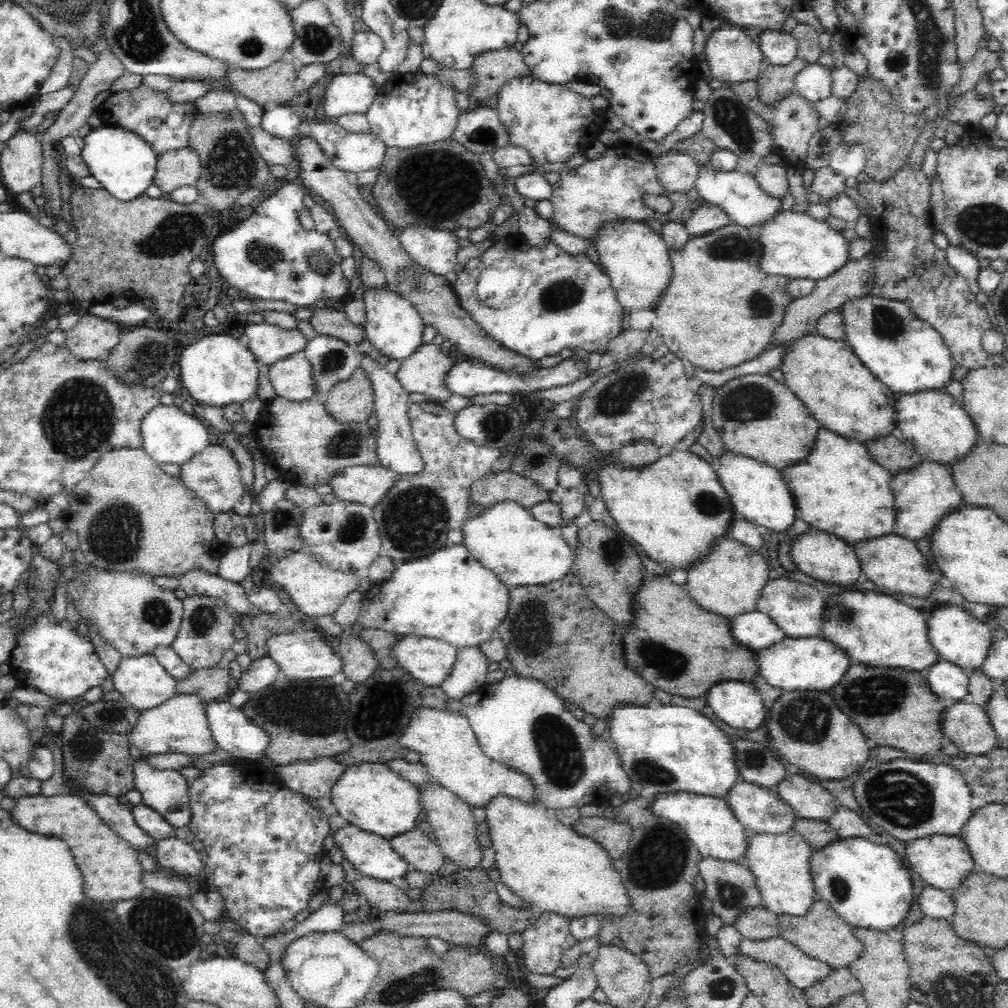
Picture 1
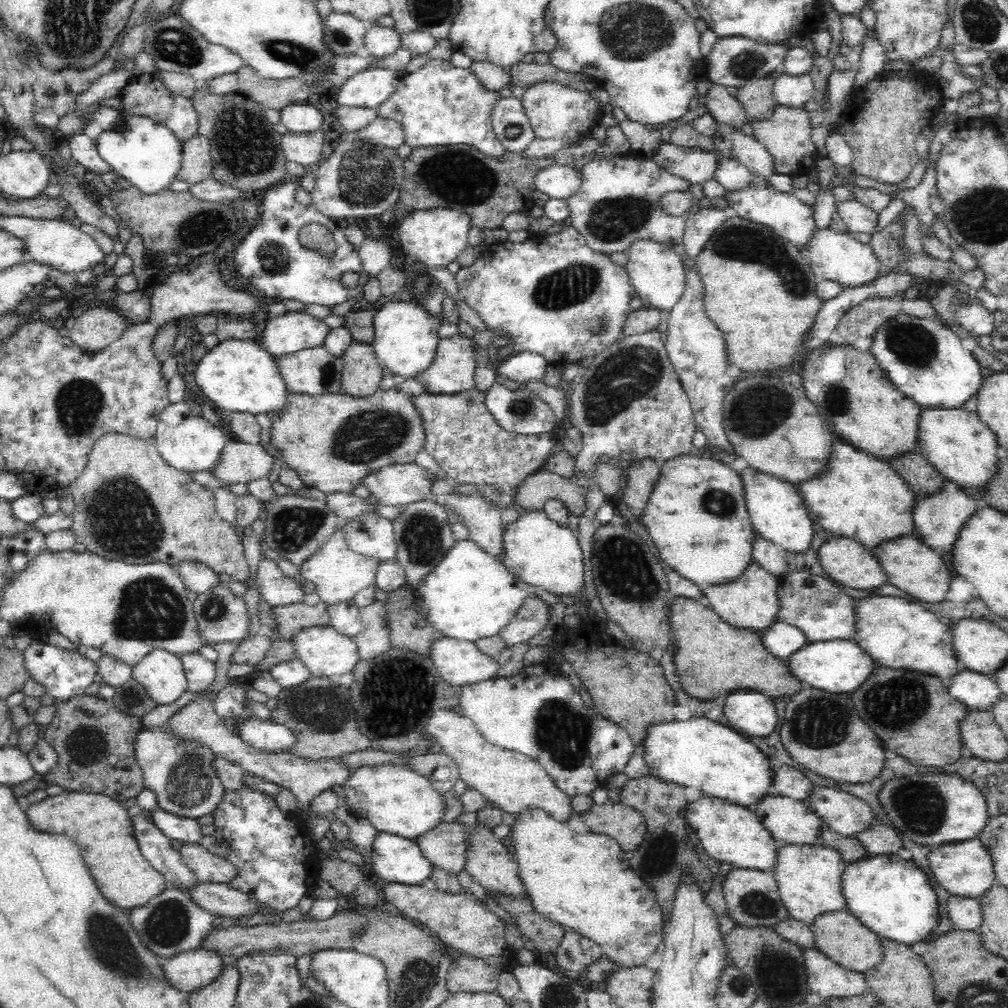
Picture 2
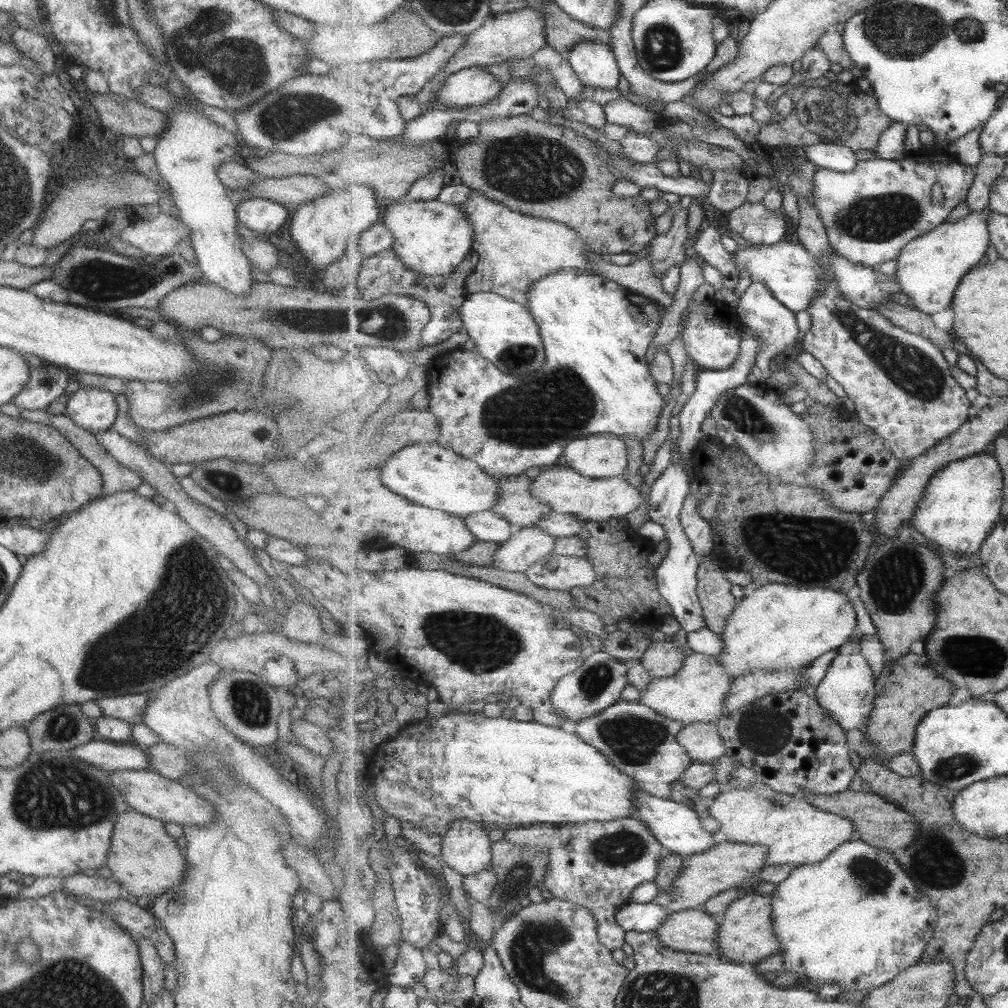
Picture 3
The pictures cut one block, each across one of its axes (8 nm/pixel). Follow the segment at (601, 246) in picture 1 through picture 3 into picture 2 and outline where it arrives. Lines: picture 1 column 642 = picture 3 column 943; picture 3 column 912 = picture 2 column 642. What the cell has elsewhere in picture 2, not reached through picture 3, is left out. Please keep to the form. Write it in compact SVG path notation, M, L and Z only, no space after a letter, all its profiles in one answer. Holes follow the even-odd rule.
M638 240L627 251L628 260L624 267L630 273L635 295L658 309L671 310L686 288L686 268L683 258L677 256L670 246L652 240Z

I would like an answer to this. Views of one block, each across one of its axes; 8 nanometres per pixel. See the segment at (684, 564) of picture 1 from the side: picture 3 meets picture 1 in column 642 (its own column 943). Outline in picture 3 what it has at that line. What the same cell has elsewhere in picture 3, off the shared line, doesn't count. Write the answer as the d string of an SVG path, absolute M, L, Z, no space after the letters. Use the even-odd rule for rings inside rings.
M979 453L960 459L935 473L926 484L921 500L914 508L912 524L916 531L957 556L973 556L993 533L1002 518L1005 477L993 456Z

